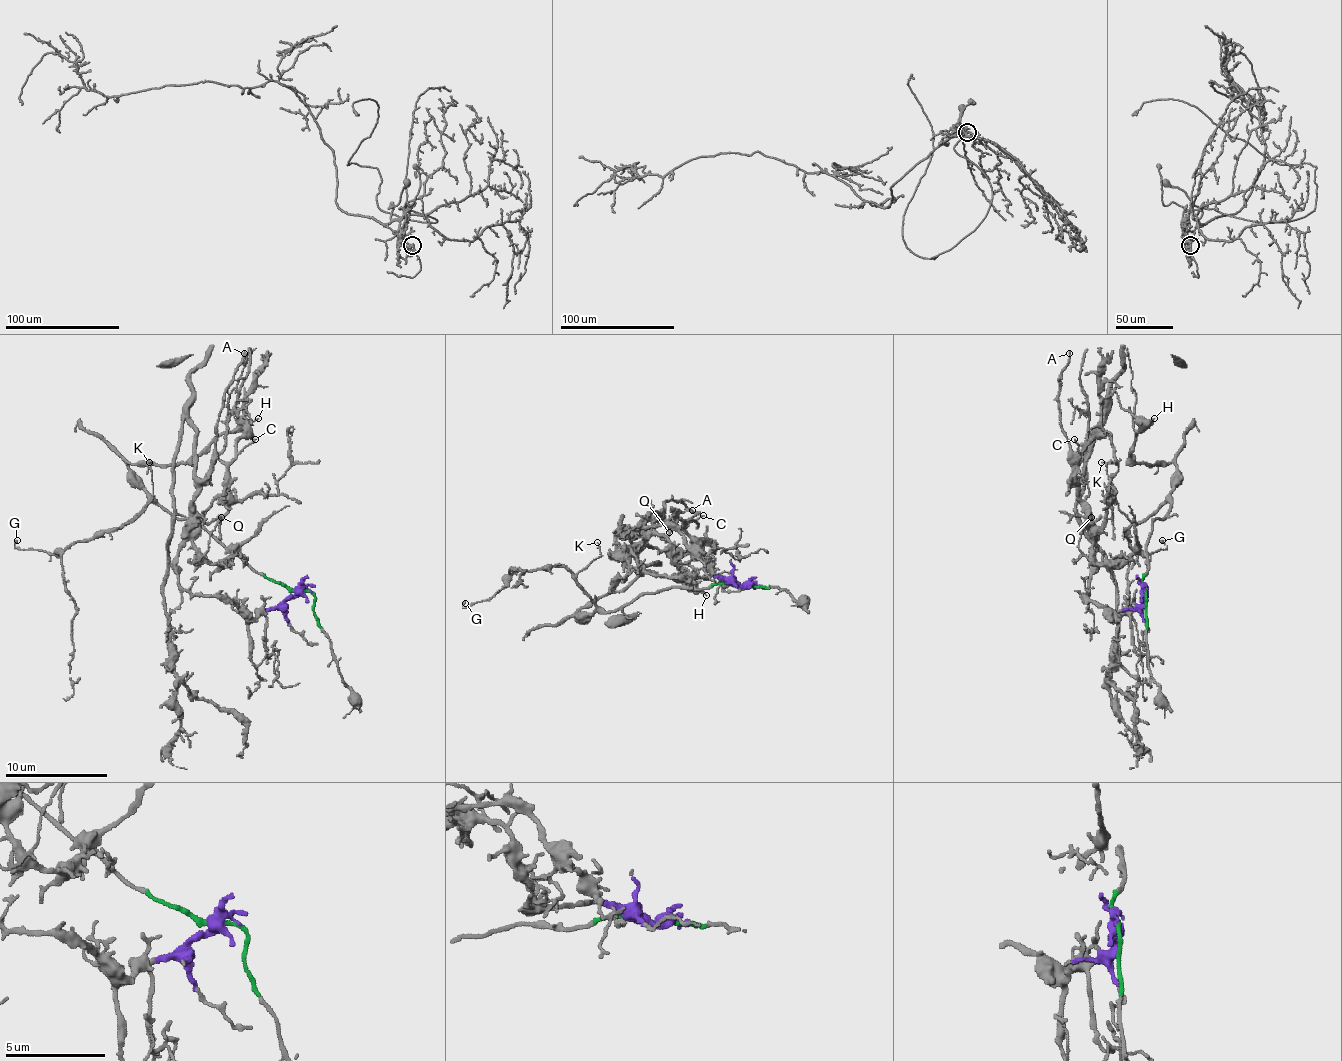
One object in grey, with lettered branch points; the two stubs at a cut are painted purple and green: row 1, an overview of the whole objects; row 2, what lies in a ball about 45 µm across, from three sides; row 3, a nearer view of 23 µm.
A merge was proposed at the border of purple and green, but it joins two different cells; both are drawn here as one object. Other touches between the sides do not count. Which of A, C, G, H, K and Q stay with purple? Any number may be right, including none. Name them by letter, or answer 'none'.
A, C, Q

